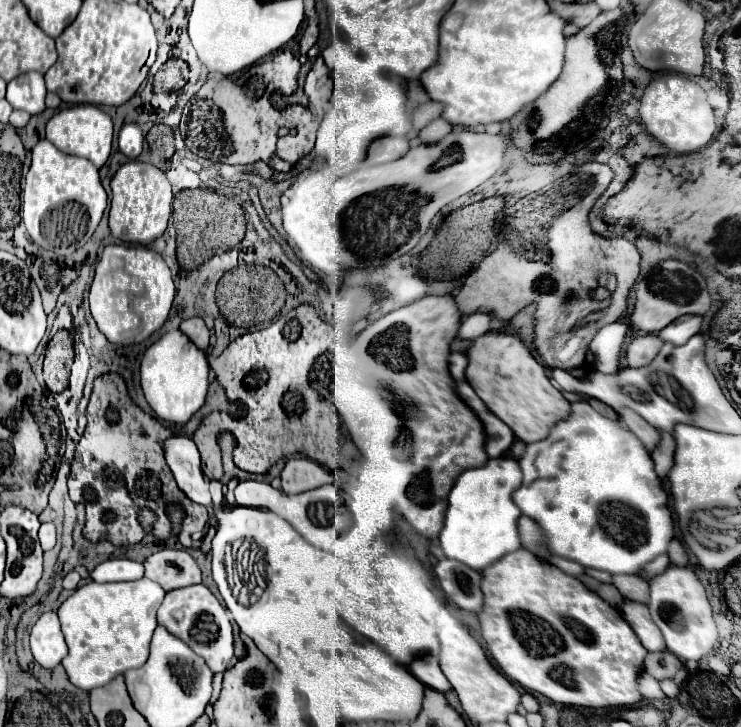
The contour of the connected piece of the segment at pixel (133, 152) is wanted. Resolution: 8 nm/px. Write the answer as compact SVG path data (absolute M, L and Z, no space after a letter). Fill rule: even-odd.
M126 124L118 134L118 142L120 142L120 152L126 154L130 160L136 160L142 154L144 134L136 124Z

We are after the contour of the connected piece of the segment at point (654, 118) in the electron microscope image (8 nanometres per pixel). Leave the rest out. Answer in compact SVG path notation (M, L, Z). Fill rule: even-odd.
M662 74L646 86L640 98L640 118L646 130L658 142L678 154L688 154L704 148L716 132L714 110L708 104L704 90L696 82L680 74Z

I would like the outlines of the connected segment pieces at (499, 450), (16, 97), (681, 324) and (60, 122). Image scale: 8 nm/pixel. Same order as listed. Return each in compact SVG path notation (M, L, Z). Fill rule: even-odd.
M476 412L480 414L480 418L484 420L484 428L486 428L486 434L488 434L488 444L486 444L486 452L490 458L496 458L496 456L502 456L510 444L514 442L514 432L500 420L496 418L494 414L490 412Z
M26 72L8 82L6 100L12 104L12 108L26 110L30 114L40 114L44 110L44 98L46 98L46 86L44 76L38 72Z
M682 316L682 318L676 318L672 324L668 324L664 330L660 330L658 336L664 342L670 342L674 346L682 346L694 334L700 332L700 324L702 324L702 316Z
M82 104L82 106L70 106L60 112L56 112L50 122L46 124L46 138L62 152L82 156L90 160L96 168L102 168L104 162L110 156L110 146L112 146L112 118L102 112L100 108L92 104Z

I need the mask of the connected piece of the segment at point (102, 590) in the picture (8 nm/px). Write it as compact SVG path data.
M148 578L116 584L88 582L76 588L58 608L58 618L68 644L68 656L62 660L62 666L70 682L80 690L90 692L126 670L140 668L148 660L150 638L158 624L156 610L164 596L166 590Z

